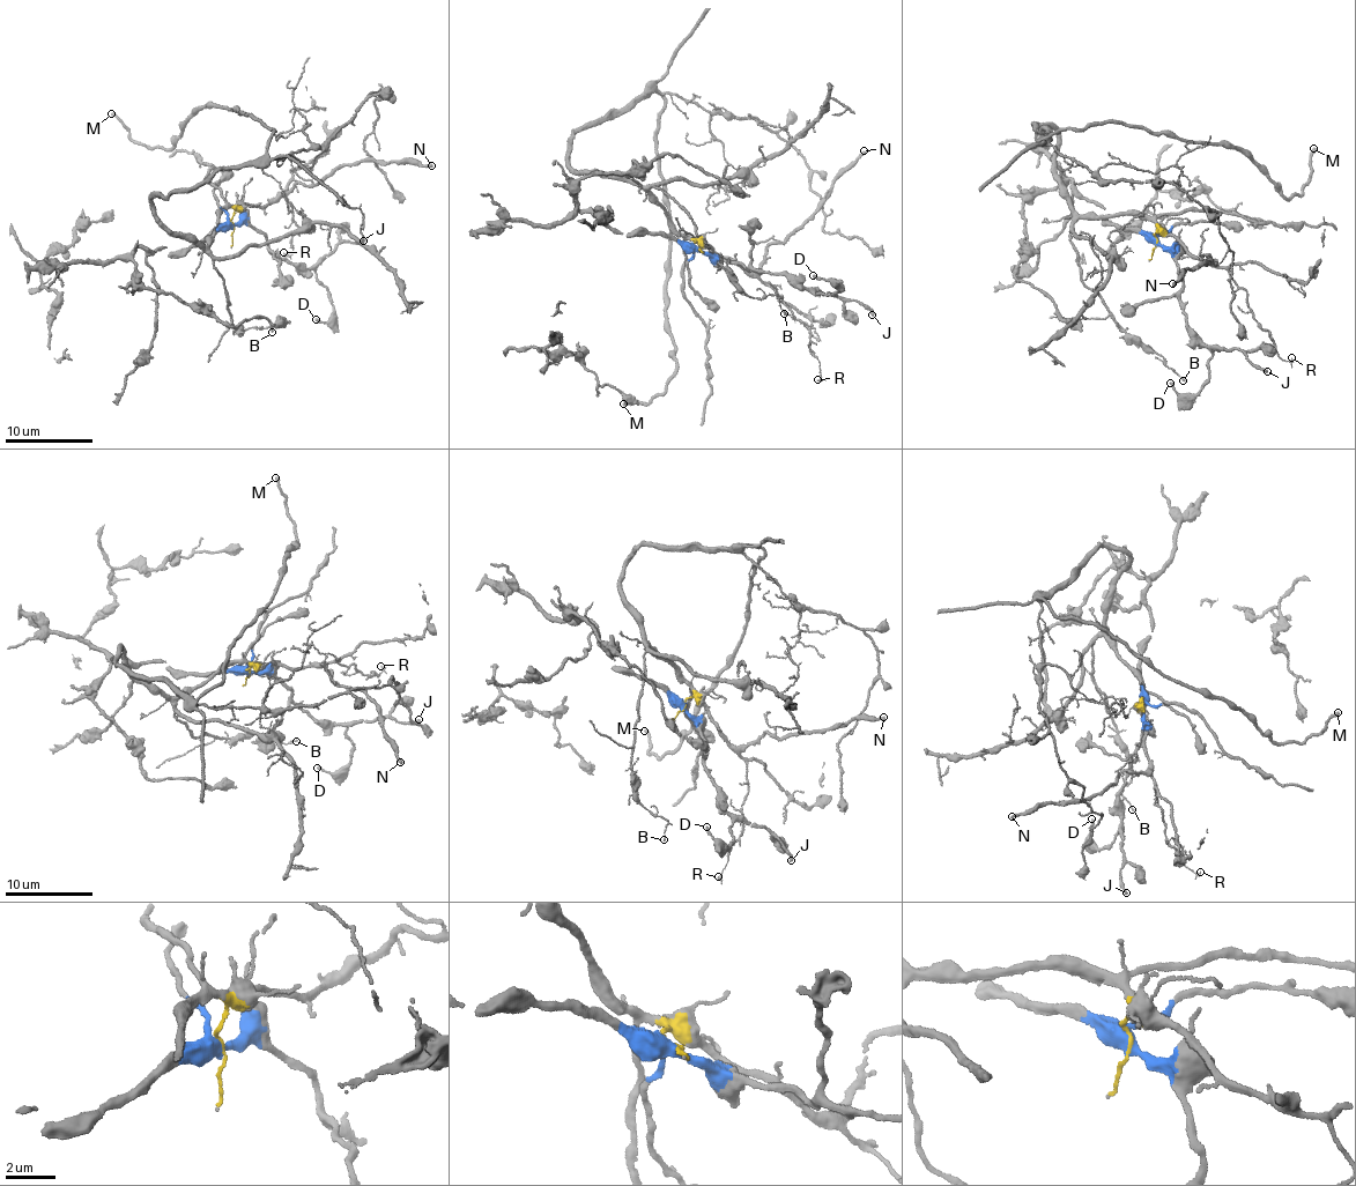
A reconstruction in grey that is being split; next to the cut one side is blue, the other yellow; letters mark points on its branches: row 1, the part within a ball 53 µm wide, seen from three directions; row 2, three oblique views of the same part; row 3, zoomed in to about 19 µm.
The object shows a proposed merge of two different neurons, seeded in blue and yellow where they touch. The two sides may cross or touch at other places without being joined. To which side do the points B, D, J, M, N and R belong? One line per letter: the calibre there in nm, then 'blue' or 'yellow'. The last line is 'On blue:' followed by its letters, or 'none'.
B: 110 nm thick; yellow
D: 200 nm thick; blue
J: 240 nm thick; blue
M: 280 nm thick; yellow
N: 260 nm thick; yellow
R: 180 nm thick; yellow
On blue: D, J

